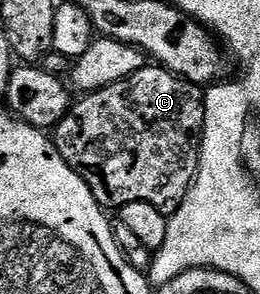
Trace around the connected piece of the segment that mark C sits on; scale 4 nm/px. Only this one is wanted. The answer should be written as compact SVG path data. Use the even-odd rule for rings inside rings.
M158 66L142 68L137 70L137 74L125 78L121 82L86 93L79 98L83 100L76 99L71 105L71 111L53 129L55 148L61 154L61 158L65 158L68 166L89 186L93 198L97 198L97 202L104 210L118 210L129 206L129 202L149 202L149 206L157 206L157 210L168 214L173 213L181 206L181 202L187 196L187 191L195 183L195 173L199 171L199 146L203 139L203 123L205 122L204 95L204 89L200 85L182 80L180 76L173 75L167 68Z

